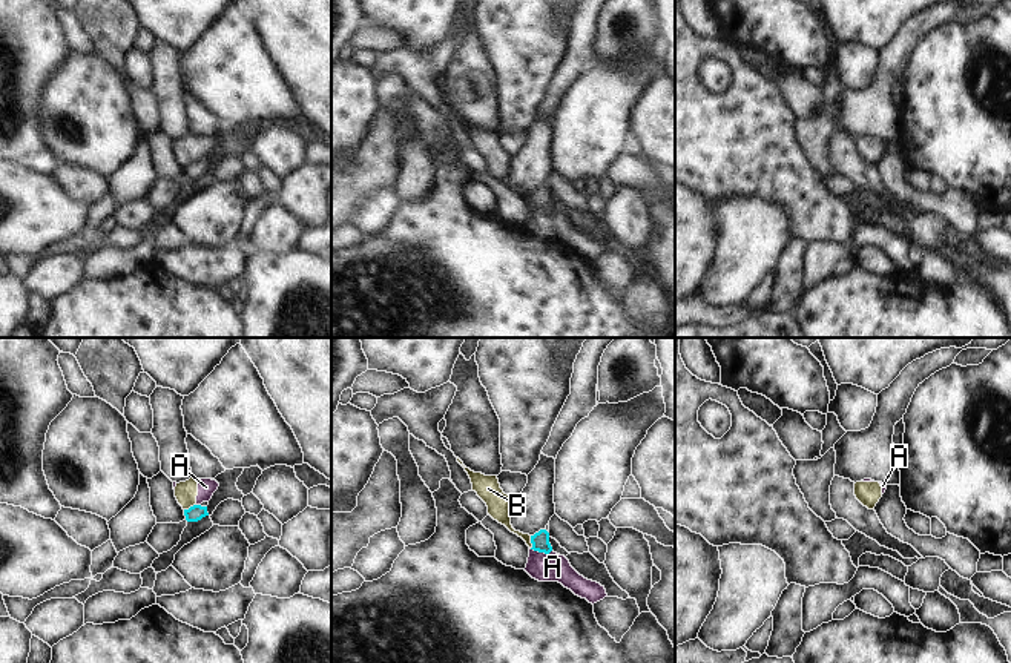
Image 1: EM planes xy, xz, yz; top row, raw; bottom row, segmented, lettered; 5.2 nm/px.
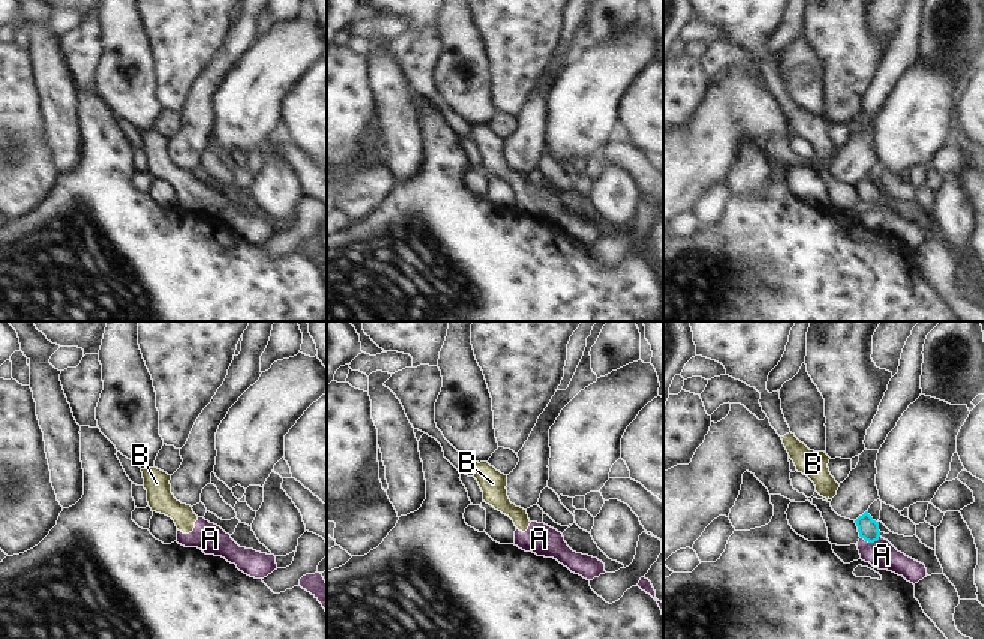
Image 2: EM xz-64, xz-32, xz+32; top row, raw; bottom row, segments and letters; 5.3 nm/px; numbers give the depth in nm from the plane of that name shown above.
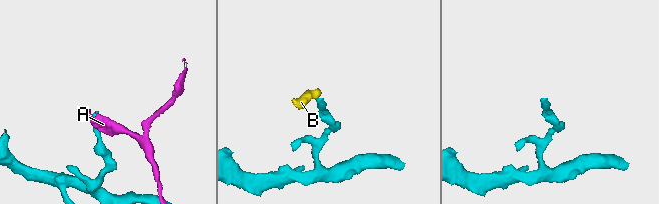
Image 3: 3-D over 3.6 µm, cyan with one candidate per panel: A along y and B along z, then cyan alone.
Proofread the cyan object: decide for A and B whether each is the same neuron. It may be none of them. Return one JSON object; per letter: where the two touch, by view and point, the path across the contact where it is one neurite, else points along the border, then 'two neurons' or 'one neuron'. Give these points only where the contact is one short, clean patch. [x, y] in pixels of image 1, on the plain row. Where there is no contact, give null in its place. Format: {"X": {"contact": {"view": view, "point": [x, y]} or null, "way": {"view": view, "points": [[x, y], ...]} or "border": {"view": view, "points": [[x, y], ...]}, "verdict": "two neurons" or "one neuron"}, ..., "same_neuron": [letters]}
{"A": {"contact": {"view": "xz", "point": [540, 207]}, "border": {"view": "xz", "points": [[530, 204], [539, 209], [551, 207]]}, "verdict": "two neurons"}, "B": {"contact": {"view": "xz", "point": [531, 198]}, "border": {"view": "xz", "points": [[530, 192], [531, 204]]}, "verdict": "two neurons"}, "same_neuron": []}

